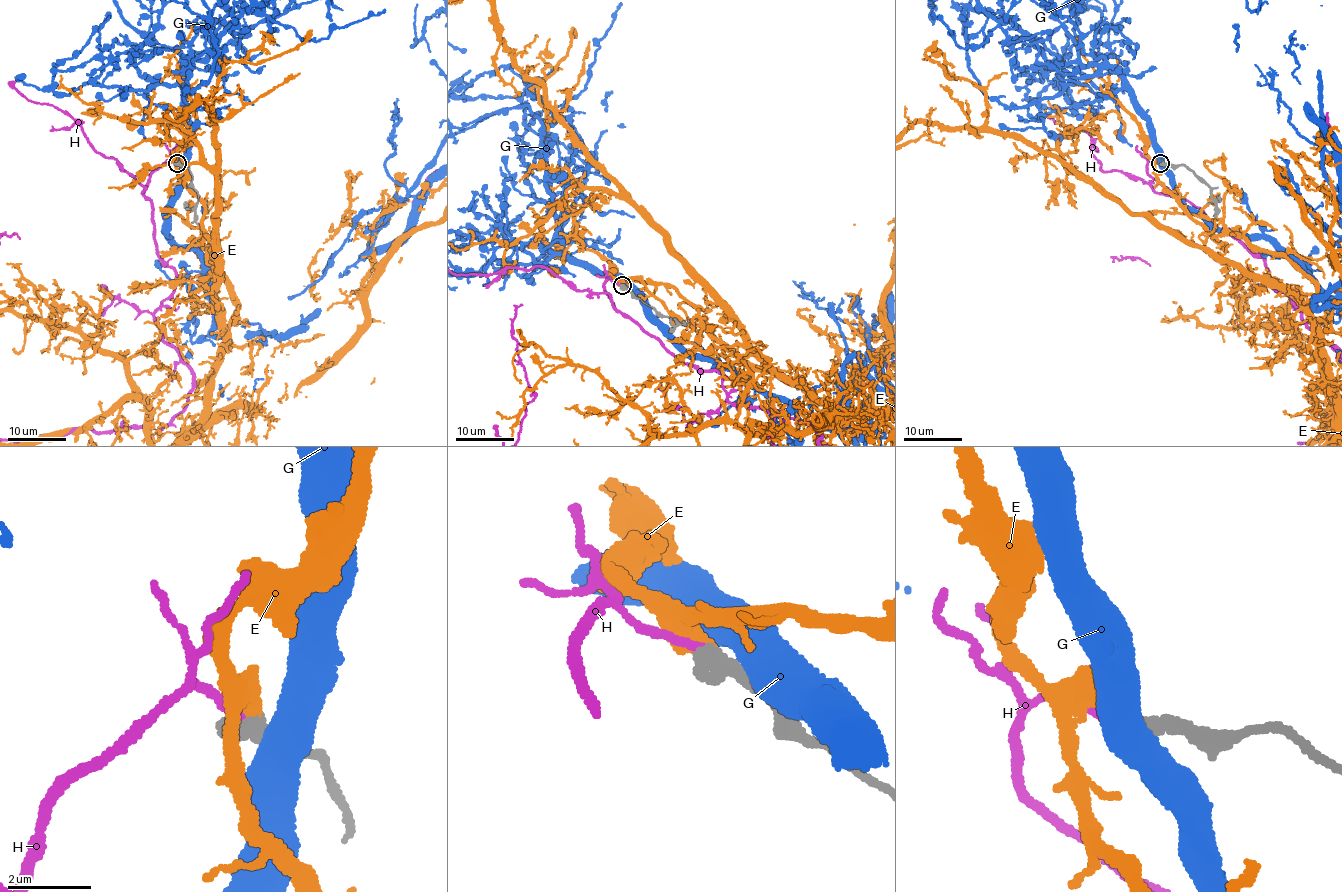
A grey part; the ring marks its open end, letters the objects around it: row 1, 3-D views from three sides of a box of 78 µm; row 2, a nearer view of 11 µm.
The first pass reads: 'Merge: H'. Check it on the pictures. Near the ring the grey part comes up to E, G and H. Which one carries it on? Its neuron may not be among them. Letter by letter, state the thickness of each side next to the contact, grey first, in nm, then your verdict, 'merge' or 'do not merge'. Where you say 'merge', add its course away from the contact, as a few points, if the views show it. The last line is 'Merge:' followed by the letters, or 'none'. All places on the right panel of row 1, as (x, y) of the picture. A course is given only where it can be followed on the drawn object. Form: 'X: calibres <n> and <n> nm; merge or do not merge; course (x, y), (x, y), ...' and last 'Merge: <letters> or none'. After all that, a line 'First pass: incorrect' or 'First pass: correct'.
E: calibres 550 and 500 nm; do not merge
G: calibres 600 and 750 nm; do not merge
H: calibres 550 and 200 nm; merge
Merge: H
First pass: correct

